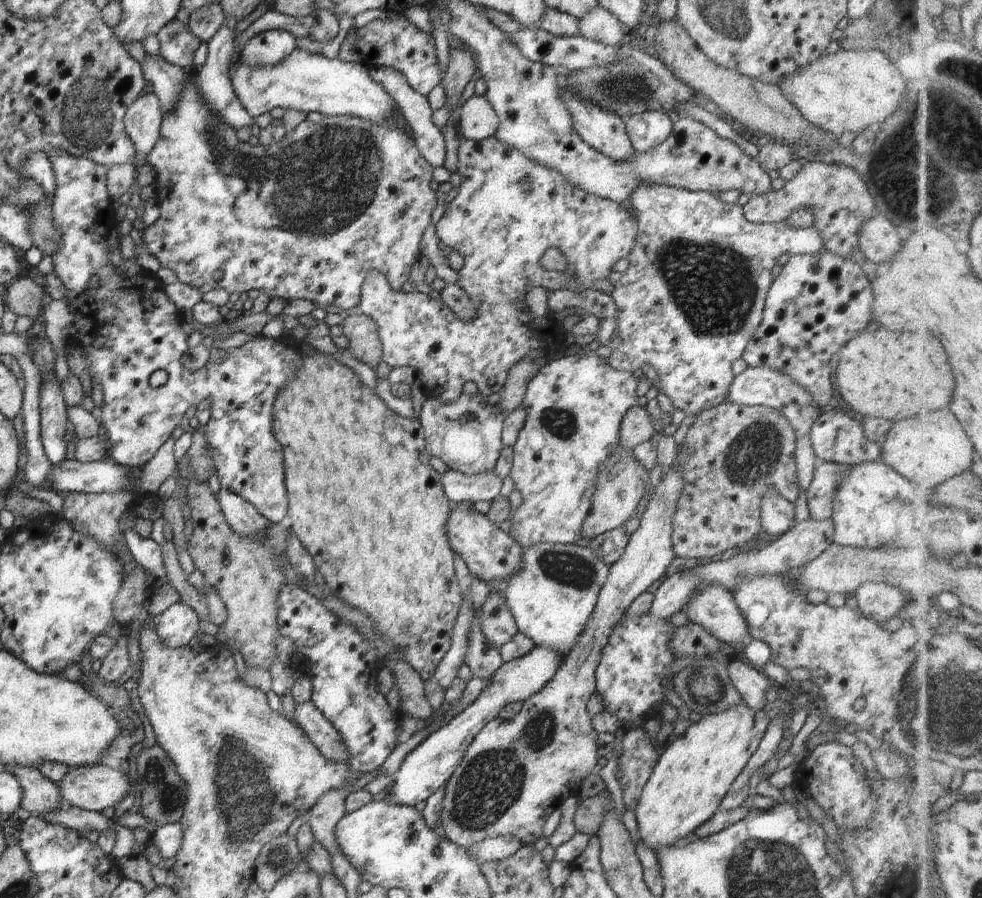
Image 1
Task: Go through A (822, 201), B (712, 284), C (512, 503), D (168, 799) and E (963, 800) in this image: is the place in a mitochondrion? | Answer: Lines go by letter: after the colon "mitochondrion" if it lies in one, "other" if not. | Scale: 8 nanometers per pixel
A: other
B: mitochondrion
C: other
D: mitochondrion
E: other

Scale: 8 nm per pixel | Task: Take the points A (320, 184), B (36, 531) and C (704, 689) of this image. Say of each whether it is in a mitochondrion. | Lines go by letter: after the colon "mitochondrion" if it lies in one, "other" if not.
A: mitochondrion
B: other
C: mitochondrion

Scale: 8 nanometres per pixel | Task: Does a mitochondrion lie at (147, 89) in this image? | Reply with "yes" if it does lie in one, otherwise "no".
no

